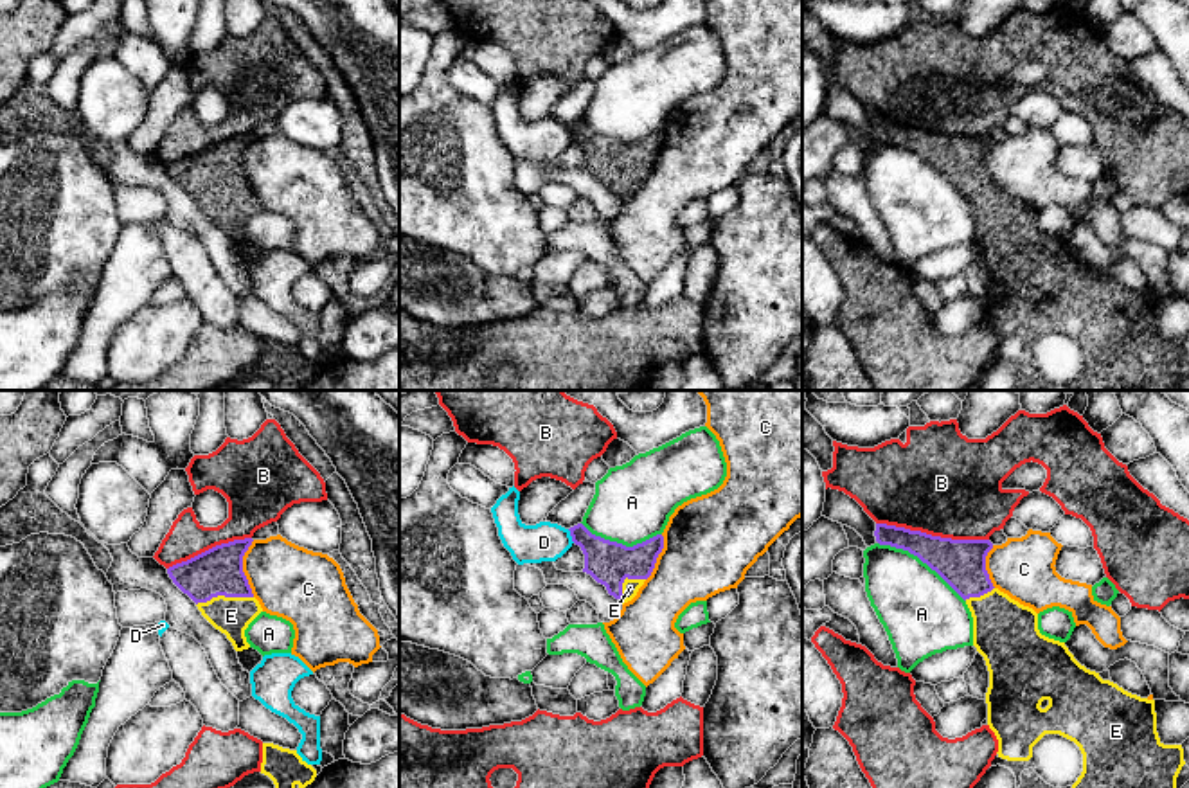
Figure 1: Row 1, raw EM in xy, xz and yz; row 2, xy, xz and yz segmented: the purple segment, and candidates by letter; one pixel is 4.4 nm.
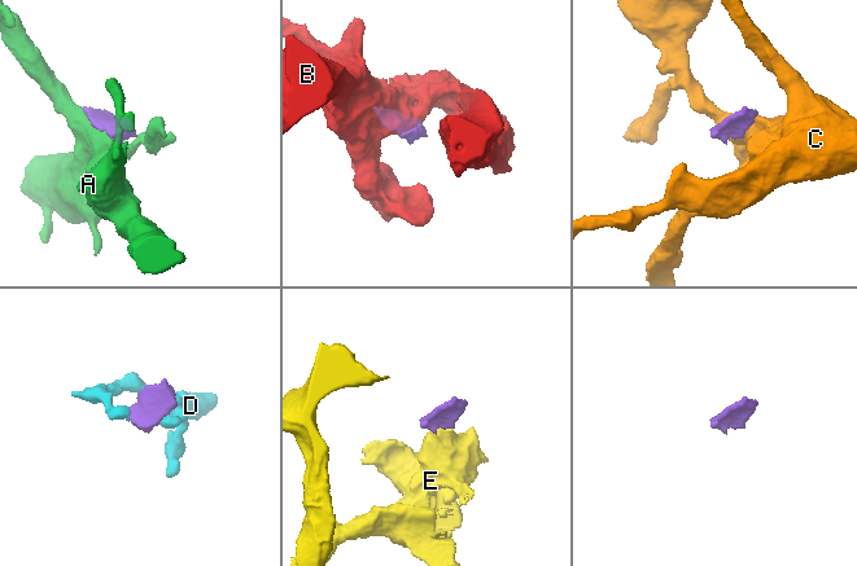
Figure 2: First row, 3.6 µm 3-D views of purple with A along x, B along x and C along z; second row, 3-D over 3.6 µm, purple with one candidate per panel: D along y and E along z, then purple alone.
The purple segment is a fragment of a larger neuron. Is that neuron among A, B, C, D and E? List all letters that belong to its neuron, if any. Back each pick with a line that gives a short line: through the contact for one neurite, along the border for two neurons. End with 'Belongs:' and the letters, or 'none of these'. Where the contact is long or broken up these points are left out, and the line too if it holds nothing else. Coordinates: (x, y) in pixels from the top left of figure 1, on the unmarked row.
E: Line: xy (218, 168), (218, 184), (223, 191), (231, 204), (231, 213)
Belongs: E

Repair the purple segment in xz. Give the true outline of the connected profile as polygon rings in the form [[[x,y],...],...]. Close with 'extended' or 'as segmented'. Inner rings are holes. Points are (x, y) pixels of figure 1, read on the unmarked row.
[[[583,121],[568,126],[572,139],[585,151],[583,169],[604,182],[608,191],[622,201],[631,198],[651,173],[664,146],[664,133],[657,131],[642,140],[626,144],[592,131]]]; extended

